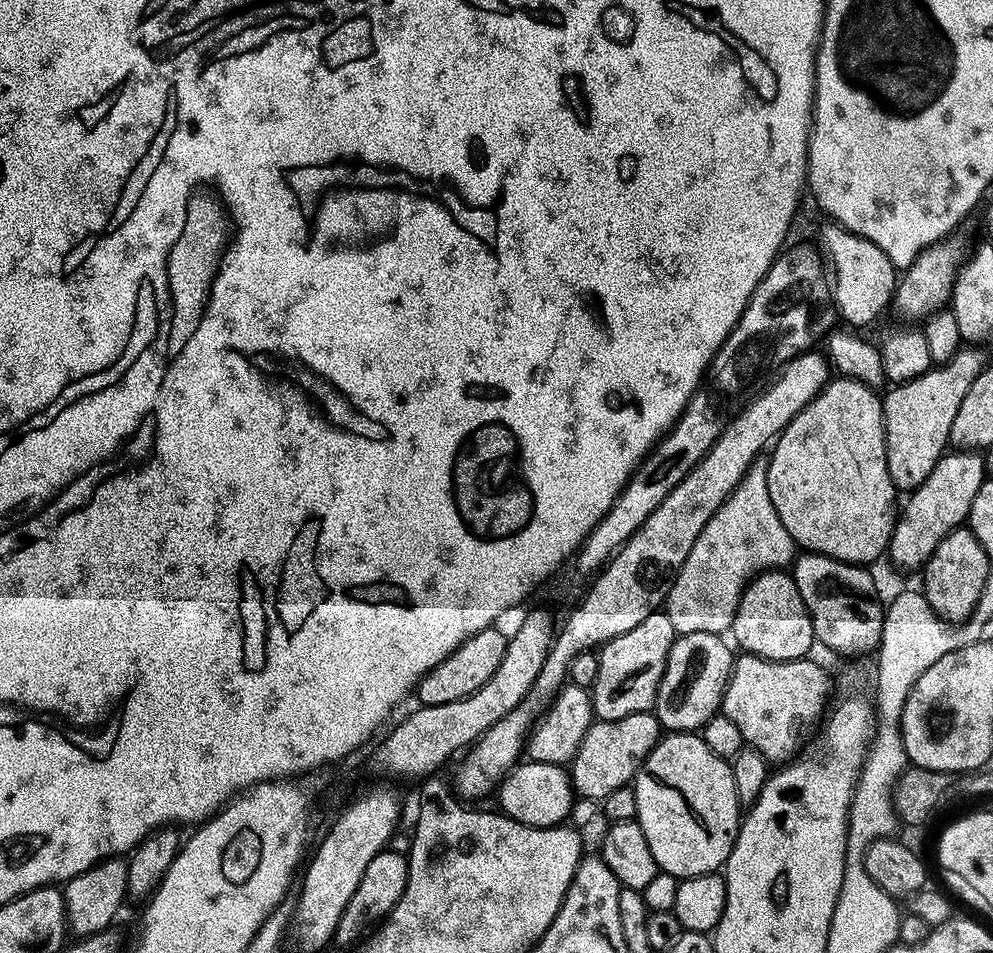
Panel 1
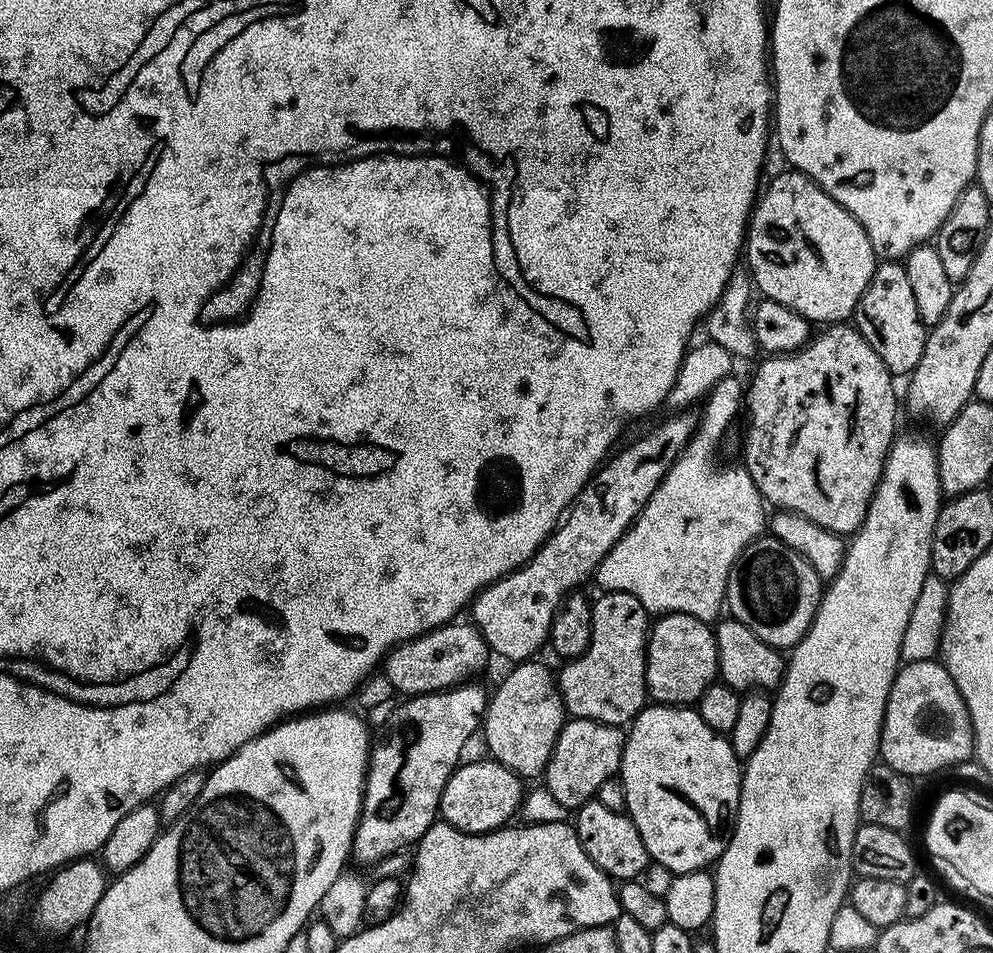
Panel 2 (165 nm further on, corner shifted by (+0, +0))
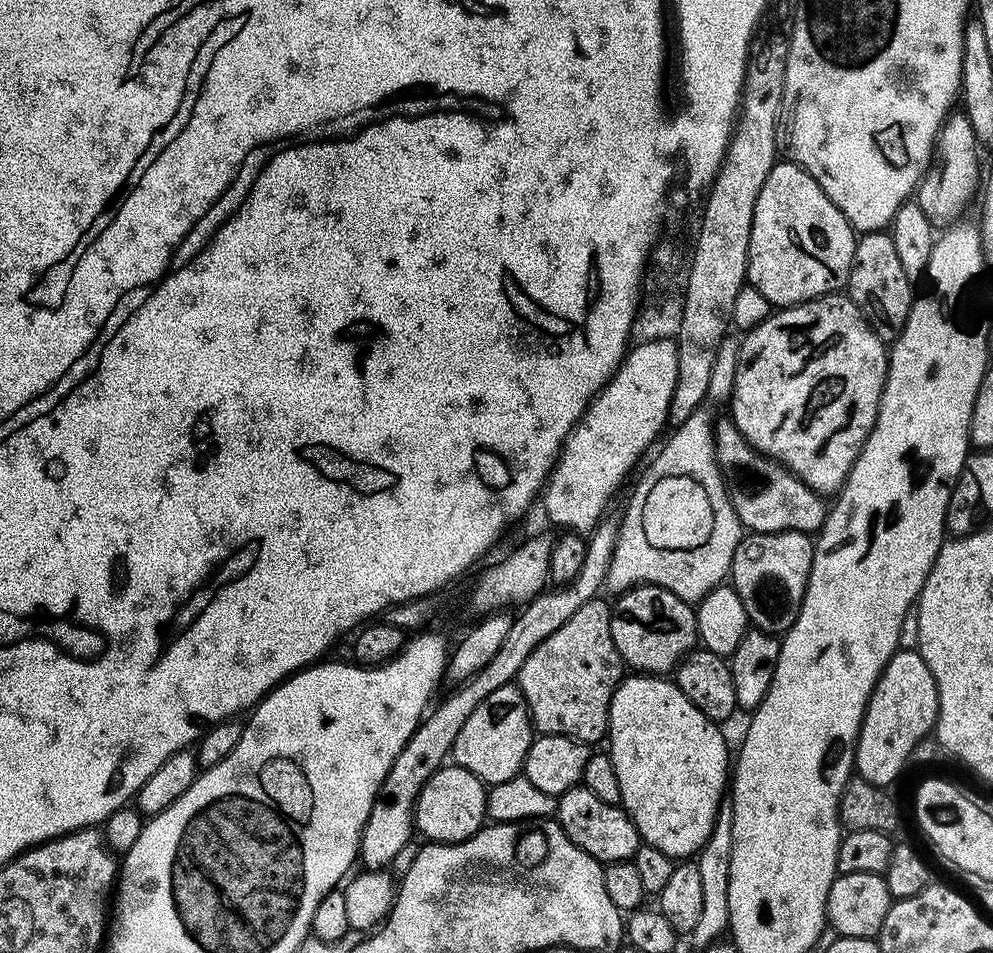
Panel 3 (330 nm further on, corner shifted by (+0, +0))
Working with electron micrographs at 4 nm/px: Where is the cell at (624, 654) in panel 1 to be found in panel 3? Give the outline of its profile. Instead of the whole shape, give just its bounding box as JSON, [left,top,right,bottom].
[518,598,626,746]

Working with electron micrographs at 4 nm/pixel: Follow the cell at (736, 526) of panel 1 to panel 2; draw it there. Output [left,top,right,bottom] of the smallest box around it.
[594,374,766,622]

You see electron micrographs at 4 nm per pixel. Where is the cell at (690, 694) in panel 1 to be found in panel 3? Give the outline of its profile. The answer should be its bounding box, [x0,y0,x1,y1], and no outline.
[610,584,697,676]

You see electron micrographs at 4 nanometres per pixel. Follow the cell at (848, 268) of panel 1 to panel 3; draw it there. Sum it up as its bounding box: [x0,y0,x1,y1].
[747,163,858,306]

